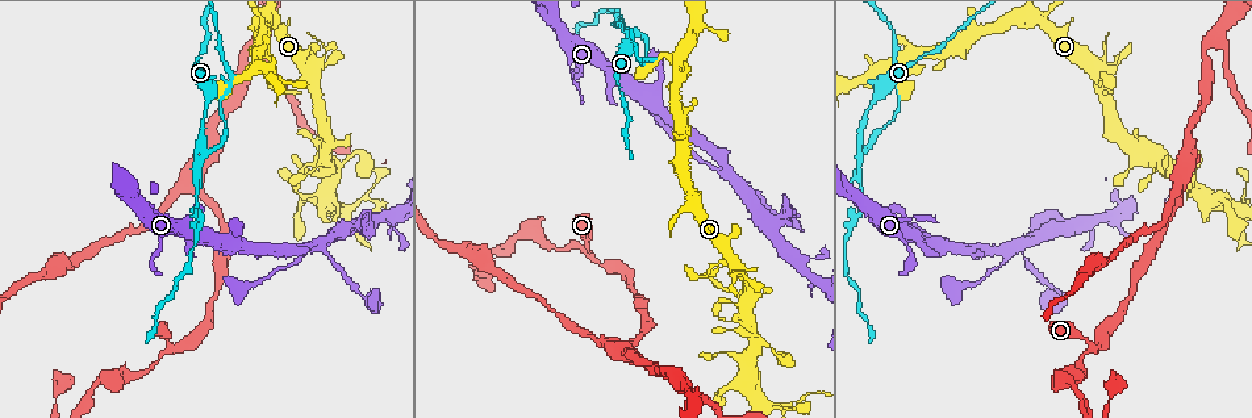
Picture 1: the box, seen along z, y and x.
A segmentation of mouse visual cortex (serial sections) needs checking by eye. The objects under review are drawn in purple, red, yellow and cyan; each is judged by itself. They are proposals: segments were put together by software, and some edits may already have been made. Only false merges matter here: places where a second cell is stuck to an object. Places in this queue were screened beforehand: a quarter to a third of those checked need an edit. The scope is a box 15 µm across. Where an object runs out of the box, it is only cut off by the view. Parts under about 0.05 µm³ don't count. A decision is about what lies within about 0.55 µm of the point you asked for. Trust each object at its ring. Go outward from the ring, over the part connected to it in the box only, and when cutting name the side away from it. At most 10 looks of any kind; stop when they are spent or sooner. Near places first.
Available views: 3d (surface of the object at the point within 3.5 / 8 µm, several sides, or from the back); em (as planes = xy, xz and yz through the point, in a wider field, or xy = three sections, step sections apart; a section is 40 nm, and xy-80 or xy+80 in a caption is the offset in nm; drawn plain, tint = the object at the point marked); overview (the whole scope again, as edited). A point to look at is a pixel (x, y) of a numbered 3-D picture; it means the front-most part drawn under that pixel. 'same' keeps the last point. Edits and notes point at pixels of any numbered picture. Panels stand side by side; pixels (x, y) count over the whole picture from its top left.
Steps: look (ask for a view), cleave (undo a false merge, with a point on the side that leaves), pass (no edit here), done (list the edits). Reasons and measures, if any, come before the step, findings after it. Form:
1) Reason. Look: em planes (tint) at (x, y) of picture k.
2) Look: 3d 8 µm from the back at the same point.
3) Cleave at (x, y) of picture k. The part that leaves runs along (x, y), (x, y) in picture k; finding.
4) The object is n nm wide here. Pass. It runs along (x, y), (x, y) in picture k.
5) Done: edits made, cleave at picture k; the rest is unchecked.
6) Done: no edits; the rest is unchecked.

Sharp bend. Look: 3d 8 µm at (1111, 81) of picture 1.

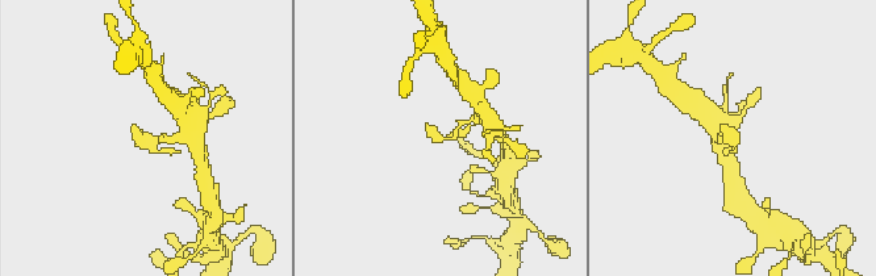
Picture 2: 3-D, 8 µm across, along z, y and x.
Look: em xy step 1 (tint) at (155, 140) of picture 2.

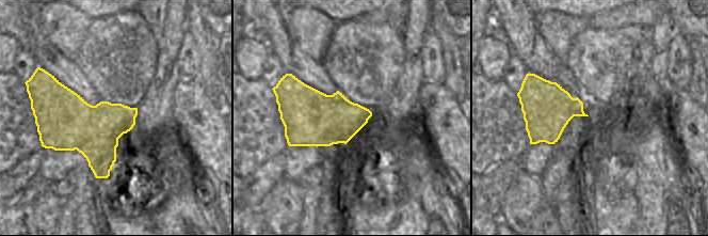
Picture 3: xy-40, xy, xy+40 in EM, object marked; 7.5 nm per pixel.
Pass. It runs along (180, 134), (142, 138), (132, 128) in picture 2; all the same cell.

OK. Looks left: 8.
Looks like a crossing. Look: 3d 8 µm from the back at (1235, 208) of picture 1.

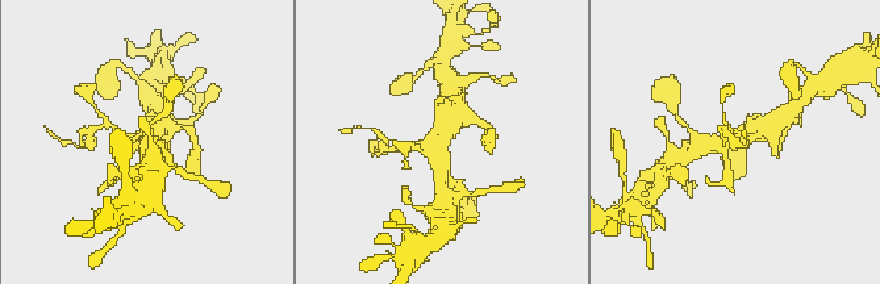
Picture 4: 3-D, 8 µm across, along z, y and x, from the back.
Zoom in. Look: 3d 3.5 µm from the back at (438, 140) of picture 4.

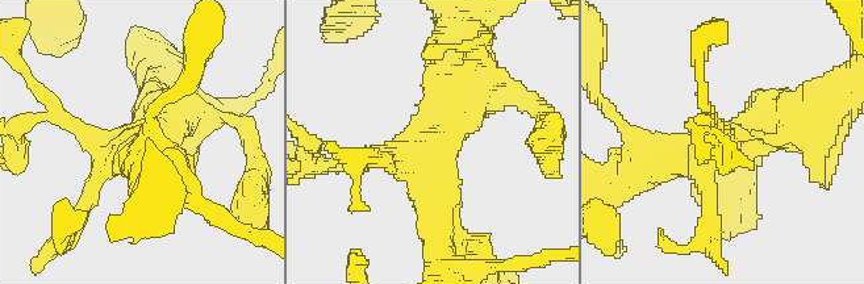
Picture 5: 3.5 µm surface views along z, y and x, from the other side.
4 arms meet here; the arms are 150, 200, 400, 600 nm wide. Look: em xy step 5 (tint) at (729, 134) of picture 5.

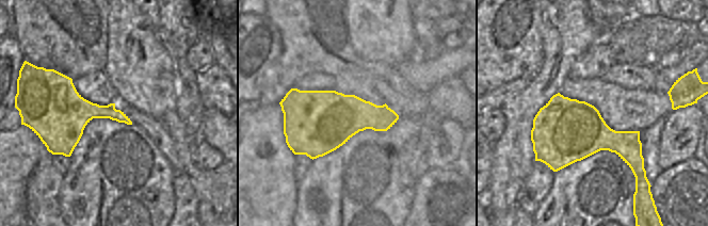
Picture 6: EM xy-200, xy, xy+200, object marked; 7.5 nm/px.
Cleave at (328, 166) of picture 5. The part that leaves runs along (88, 129), (53, 109), (28, 121) in picture 5; a second cell is stuck on.

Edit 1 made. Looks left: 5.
Side arm on a straight run. Look: 3d 3.5 µm at (1090, 345) of picture 1.

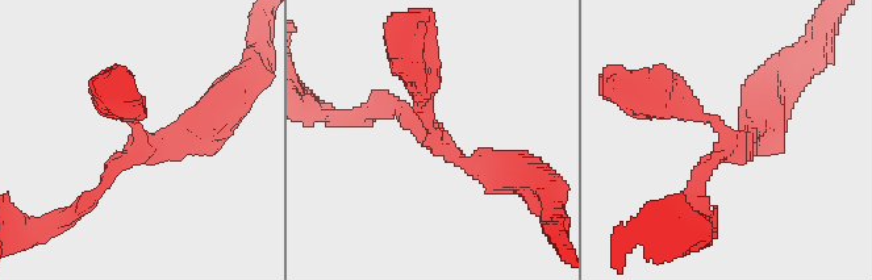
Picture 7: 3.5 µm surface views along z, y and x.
3 arms meet here; the arms are 200, 200, 300 nm wide. Look: em xy step 5 (plain) at (438, 140) of picture 7.

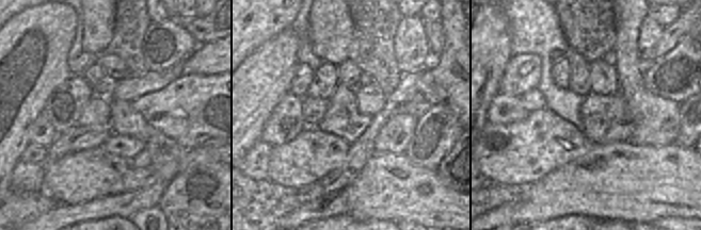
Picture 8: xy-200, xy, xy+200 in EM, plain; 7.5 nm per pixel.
Look: em xy step 5 (tint) at the same point.

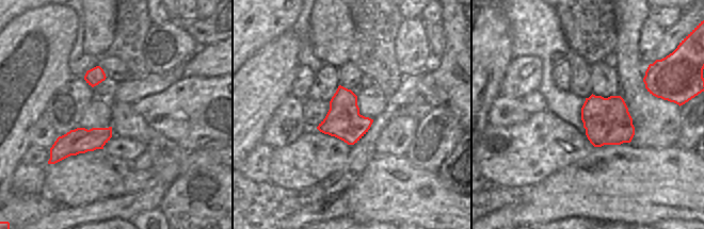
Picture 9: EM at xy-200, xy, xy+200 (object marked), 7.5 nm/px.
Pass. It runs along (407, 74), (436, 142), (508, 172) in picture 7; continuous, no second cell.

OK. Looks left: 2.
Calibre changes. Look: 3d 3.5 µm at (544, 243) of picture 1.

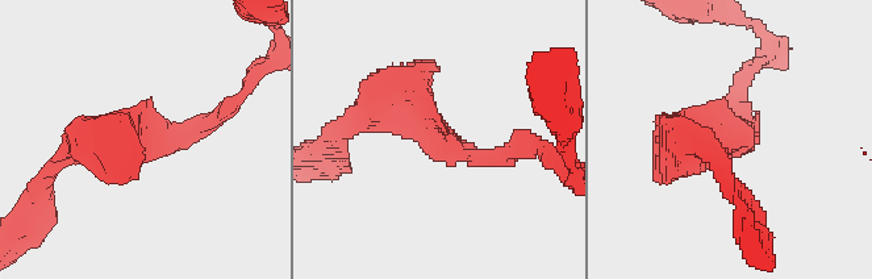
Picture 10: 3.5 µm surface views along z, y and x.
Now the EM. Look: em xy step 5 (tint) at (143, 145) of picture 10.

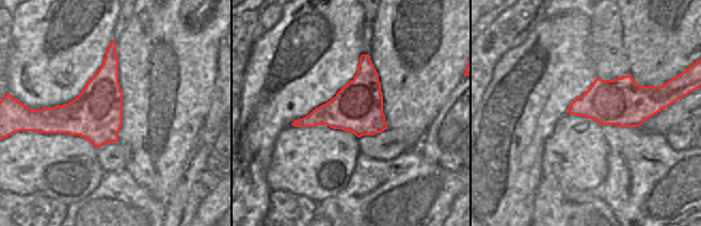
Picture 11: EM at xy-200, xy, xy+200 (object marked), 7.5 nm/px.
Pass. It runs along (509, 150), (460, 154), (400, 90), (375, 107) in picture 10; continuous, no second cell.

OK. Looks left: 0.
Done: edits made, cleave at picture 5; the rest is unchecked.

